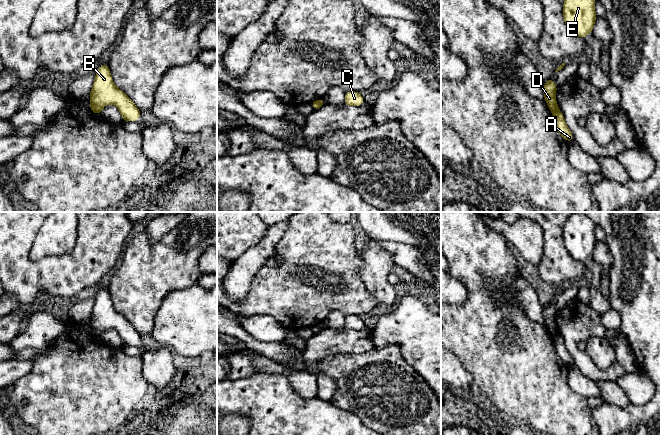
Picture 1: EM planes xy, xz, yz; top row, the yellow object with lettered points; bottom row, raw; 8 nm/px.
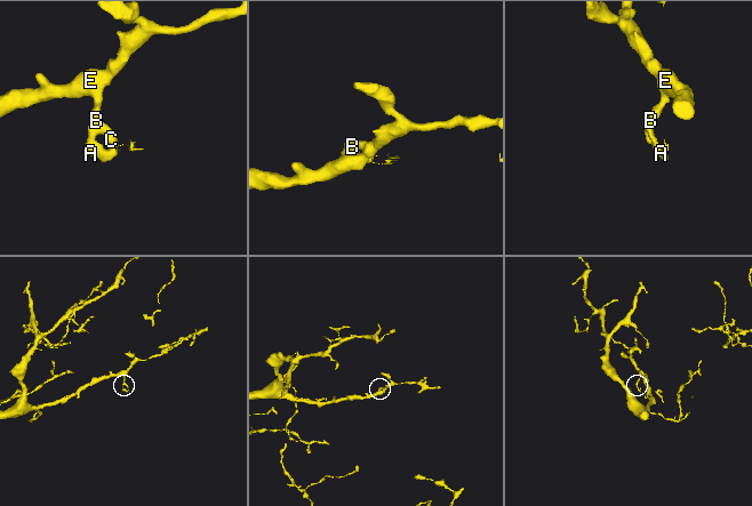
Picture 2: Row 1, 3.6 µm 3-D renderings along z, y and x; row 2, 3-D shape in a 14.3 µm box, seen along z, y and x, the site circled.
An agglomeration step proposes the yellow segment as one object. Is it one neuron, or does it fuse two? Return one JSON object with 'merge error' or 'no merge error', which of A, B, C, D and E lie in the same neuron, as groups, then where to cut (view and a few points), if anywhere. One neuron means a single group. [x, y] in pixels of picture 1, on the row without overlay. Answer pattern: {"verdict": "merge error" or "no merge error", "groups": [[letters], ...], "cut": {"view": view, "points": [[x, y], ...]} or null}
{"verdict": "merge error", "groups": [["A"], ["B", "C", "D", "E"]], "cut": {"view": "yz", "points": [[557, 332], [552, 337]]}}

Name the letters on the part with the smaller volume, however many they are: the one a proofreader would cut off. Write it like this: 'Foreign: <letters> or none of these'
Foreign: A

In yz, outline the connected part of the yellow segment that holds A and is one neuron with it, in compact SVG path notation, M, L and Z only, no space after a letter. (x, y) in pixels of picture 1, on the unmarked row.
M557 333L553 338L553 342L555 344L555 349L556 349L556 353L559 356L559 358L567 365L567 366L571 366L574 364L573 359L570 355L570 353L568 352L568 350L565 347L565 343L563 341L562 336Z

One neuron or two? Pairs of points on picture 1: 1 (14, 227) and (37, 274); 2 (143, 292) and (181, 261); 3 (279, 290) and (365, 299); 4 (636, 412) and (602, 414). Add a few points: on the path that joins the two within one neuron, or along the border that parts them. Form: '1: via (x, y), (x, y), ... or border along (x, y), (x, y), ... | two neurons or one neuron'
1: via (14, 239), (14, 252), (25, 263) | one neuron
2: via (152, 283), (172, 263) | one neuron
3: via (300, 292), (317, 292), (320, 295), (344, 297) | one neuron
4: via (628, 414), (610, 414) | one neuron

